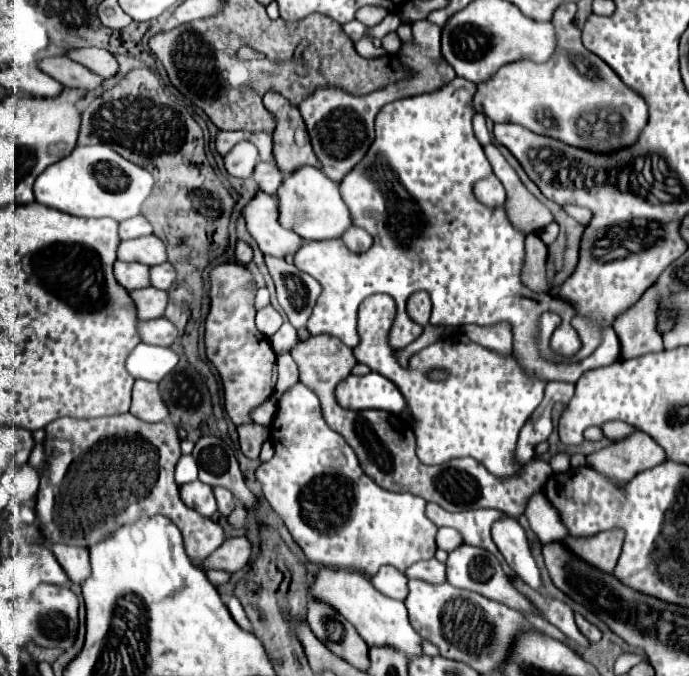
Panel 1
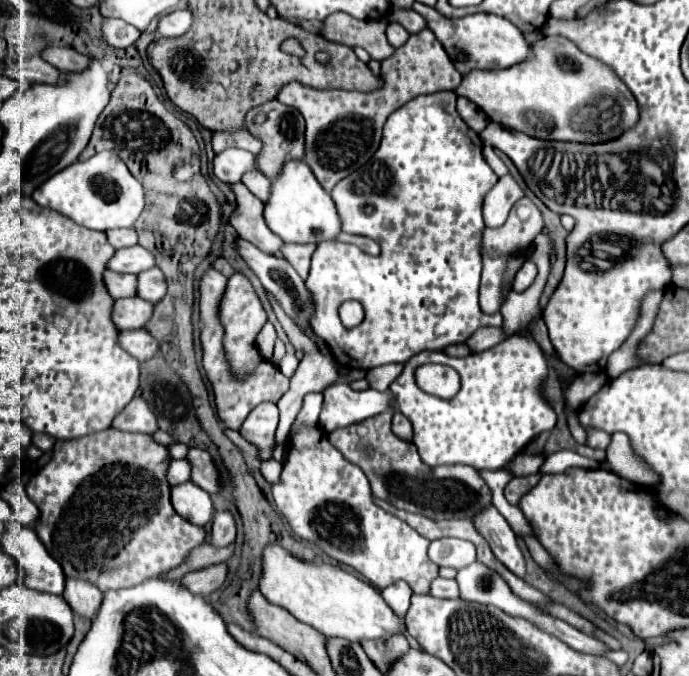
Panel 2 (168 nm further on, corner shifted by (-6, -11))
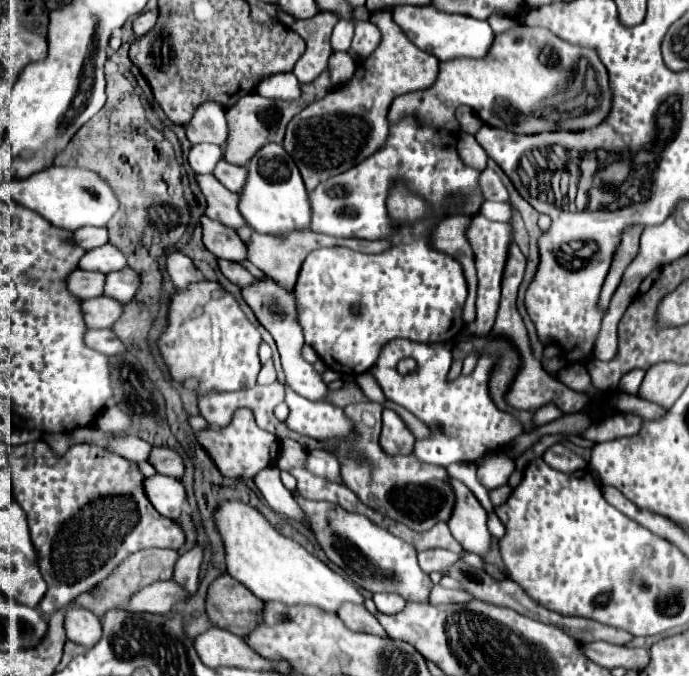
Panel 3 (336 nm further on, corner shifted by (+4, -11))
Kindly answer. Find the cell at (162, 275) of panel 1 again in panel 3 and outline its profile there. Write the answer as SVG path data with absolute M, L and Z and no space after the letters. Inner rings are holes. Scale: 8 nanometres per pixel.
M131 268L107 274L105 296L115 298L117 302L123 302L123 304L129 302L135 296L137 288L139 288L139 276Z

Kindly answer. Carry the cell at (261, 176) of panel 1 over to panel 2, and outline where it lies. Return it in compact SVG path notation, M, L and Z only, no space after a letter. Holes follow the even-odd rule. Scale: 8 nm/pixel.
M251 170L243 176L243 184L263 202L269 200L271 196L271 180L267 176L263 176L263 172L259 170Z

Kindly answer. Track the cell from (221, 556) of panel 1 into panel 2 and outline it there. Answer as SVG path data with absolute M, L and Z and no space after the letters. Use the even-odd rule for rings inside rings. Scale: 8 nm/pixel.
M213 564L213 566L207 566L207 568L201 568L201 570L193 570L189 574L185 574L181 578L181 584L187 586L191 592L195 594L213 594L215 590L219 590L225 580L227 580L227 564Z

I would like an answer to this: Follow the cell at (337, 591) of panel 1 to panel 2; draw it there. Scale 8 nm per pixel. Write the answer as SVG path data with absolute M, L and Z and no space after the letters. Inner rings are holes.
M271 544L263 552L263 574L259 590L271 604L283 606L297 620L313 626L327 638L339 636L351 642L361 642L387 640L393 634L407 632L403 618L391 612L391 608L375 586L345 572L339 566L301 562L287 550L283 550L279 544Z

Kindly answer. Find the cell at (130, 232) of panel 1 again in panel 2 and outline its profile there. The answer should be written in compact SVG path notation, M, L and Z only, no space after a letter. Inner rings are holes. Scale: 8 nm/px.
M125 228L125 230L107 230L109 242L119 250L119 248L127 248L127 246L135 246L137 240L137 232L133 228Z

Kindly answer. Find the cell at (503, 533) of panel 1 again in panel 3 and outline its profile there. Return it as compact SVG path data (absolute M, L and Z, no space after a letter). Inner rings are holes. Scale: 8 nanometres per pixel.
M449 480L455 492L455 508L449 518L449 530L461 548L477 552L479 556L487 552L491 544L491 534L487 530L487 512L473 496L473 492L459 480Z

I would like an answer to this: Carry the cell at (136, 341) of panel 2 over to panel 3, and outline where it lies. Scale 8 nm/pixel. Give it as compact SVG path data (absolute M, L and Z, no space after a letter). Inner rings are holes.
M89 330L85 332L85 344L89 344L89 348L99 350L107 356L113 356L117 352L125 352L125 346L121 344L119 338L115 338L113 330Z

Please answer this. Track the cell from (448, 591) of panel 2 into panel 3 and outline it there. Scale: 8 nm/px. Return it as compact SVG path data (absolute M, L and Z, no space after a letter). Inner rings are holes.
M439 584L431 590L431 604L453 604L453 602L459 602L459 604L465 604L469 600L475 600L471 598L469 594L461 592L461 590L449 590L449 588L441 588Z

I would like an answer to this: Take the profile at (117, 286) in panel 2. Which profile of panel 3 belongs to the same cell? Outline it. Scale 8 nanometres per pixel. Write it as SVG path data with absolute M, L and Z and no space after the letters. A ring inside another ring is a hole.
M79 268L73 270L73 274L69 274L67 280L69 292L73 292L73 296L77 296L79 300L103 296L103 284L105 276L101 272L85 272Z

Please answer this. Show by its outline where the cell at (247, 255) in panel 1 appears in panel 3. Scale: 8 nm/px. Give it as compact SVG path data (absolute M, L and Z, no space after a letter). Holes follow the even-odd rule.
M193 282L189 288L177 288L171 294L167 310L167 328L157 340L161 358L173 382L197 382L197 398L209 392L235 392L253 388L261 370L259 362L261 334L245 314L237 300L225 292L219 282Z

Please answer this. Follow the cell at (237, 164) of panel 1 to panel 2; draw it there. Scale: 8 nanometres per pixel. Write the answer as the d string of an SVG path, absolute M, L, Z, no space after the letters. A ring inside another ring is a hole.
M227 148L213 160L215 176L227 184L241 182L241 176L255 168L257 168L257 156L239 148Z

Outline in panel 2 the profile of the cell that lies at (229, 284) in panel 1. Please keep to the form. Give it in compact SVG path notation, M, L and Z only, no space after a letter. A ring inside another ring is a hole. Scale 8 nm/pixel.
M207 270L205 276L201 278L201 344L203 344L203 368L207 372L209 382L213 384L215 392L215 404L217 404L217 414L223 420L223 424L231 430L239 430L247 414L259 406L261 402L277 402L285 390L289 388L289 378L275 368L275 364L269 364L267 360L261 360L253 372L249 372L245 378L237 378L233 374L233 368L229 366L229 360L225 358L225 348L223 348L223 336L225 328L219 318L221 310L221 298L227 288L227 278L217 272L217 270Z

